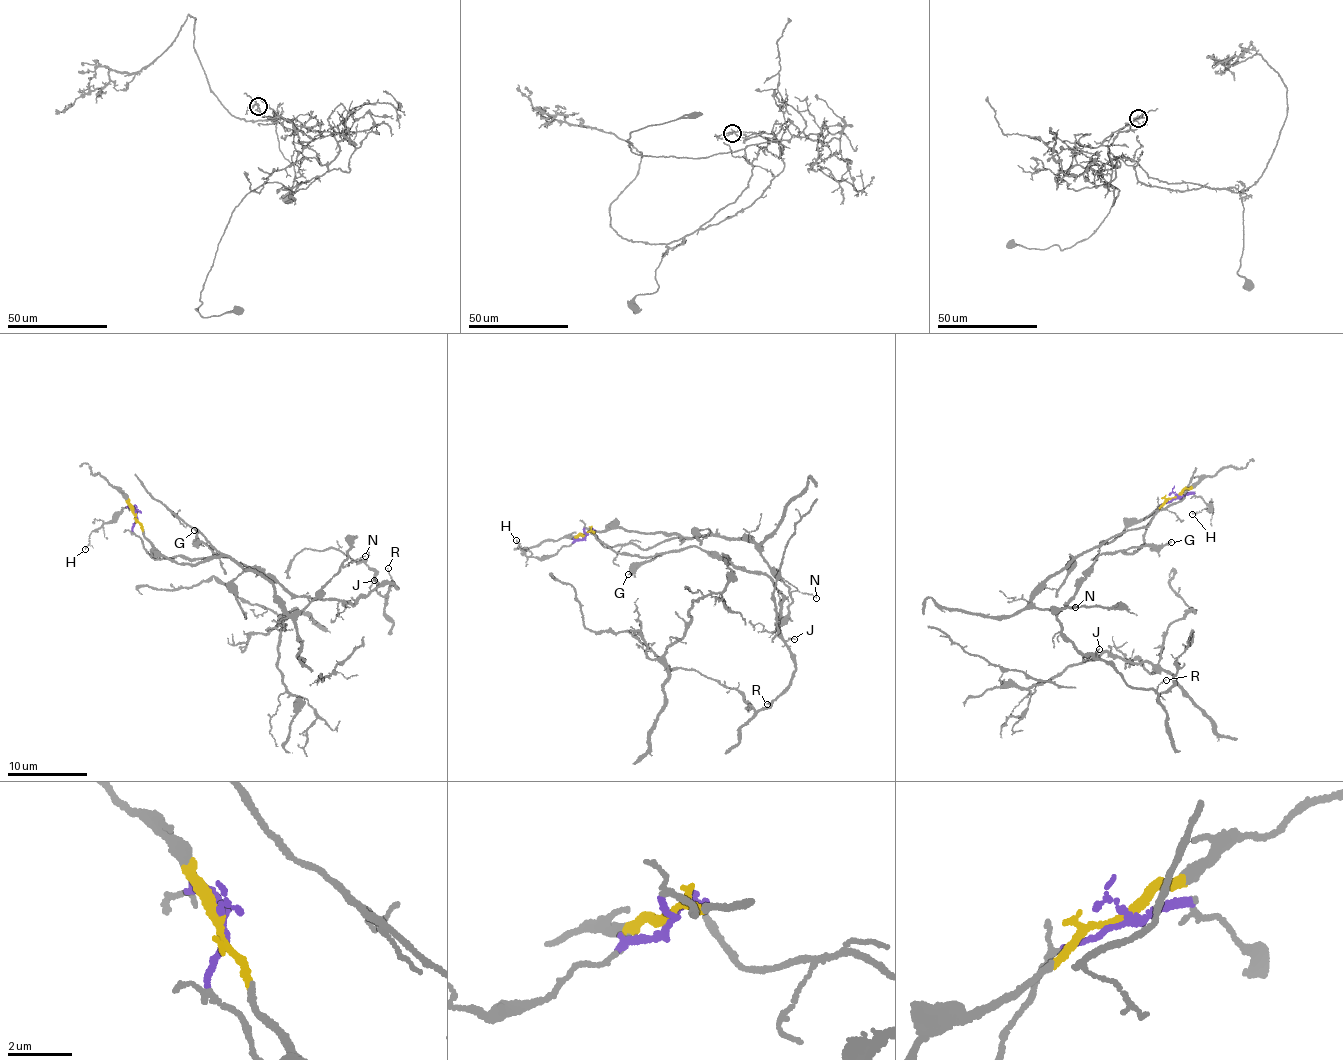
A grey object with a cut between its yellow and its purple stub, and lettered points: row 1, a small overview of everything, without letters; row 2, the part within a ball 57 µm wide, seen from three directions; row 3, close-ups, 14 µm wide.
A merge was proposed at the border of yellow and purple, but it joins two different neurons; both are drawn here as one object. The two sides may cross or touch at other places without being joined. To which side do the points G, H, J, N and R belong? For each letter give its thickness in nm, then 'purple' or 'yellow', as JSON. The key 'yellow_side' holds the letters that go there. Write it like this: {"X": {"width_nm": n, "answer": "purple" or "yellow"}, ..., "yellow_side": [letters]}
{"G": {"width_nm": 180, "answer": "purple"}, "H": {"width_nm": 110, "answer": "purple"}, "J": {"width_nm": 110, "answer": "purple"}, "N": {"width_nm": 90, "answer": "yellow"}, "R": {"width_nm": 80, "answer": "purple"}, "yellow_side": ["N"]}

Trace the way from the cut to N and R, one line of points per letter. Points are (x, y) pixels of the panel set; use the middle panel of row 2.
N: (587, 535), (625, 528), (648, 535), (698, 538), (710, 535), (755, 543), (772, 576), (789, 590), (816, 598)
R: (587, 535), (633, 557), (693, 546), (768, 575), (782, 599), (778, 626), (793, 662), (792, 678), (766, 704)

